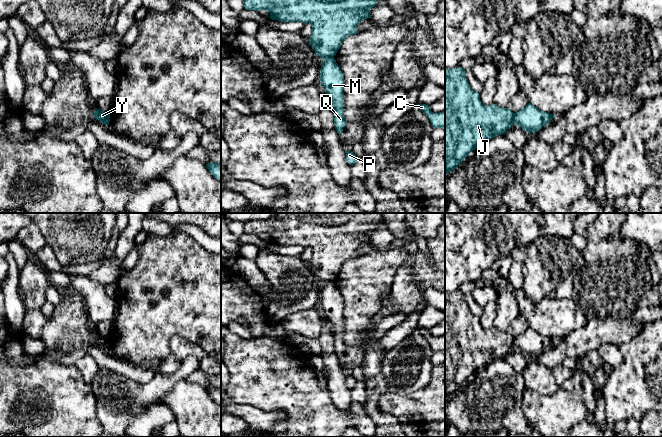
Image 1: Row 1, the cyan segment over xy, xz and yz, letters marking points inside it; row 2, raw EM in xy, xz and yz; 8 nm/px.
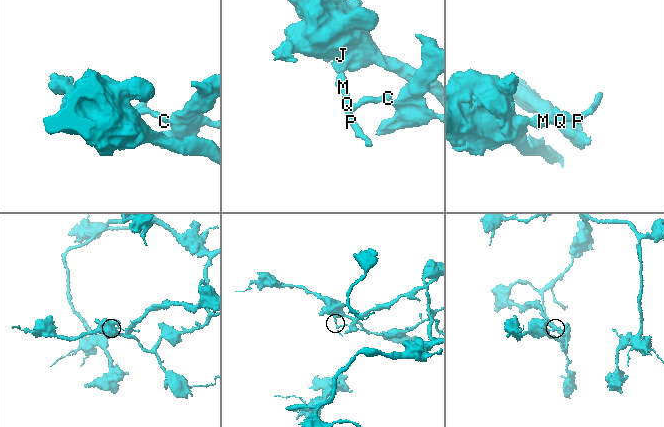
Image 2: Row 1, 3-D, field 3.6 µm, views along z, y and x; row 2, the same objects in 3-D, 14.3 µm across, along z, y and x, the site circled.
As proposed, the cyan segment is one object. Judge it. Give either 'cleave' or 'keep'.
cleave

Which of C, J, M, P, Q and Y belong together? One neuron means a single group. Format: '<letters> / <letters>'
C M P Q / J Y

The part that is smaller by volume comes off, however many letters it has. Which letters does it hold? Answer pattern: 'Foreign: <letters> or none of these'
Foreign: C, M, P, Q

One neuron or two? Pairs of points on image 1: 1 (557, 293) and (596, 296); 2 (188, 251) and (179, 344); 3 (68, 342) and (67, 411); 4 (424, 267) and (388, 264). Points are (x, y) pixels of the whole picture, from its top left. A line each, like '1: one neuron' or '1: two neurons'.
1: two neurons
2: two neurons
3: two neurons
4: one neuron

